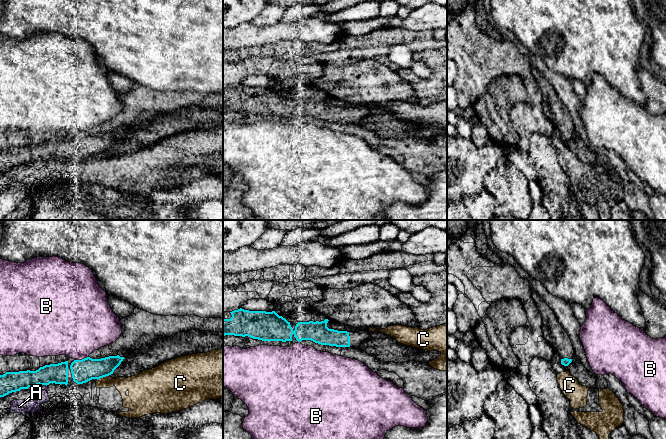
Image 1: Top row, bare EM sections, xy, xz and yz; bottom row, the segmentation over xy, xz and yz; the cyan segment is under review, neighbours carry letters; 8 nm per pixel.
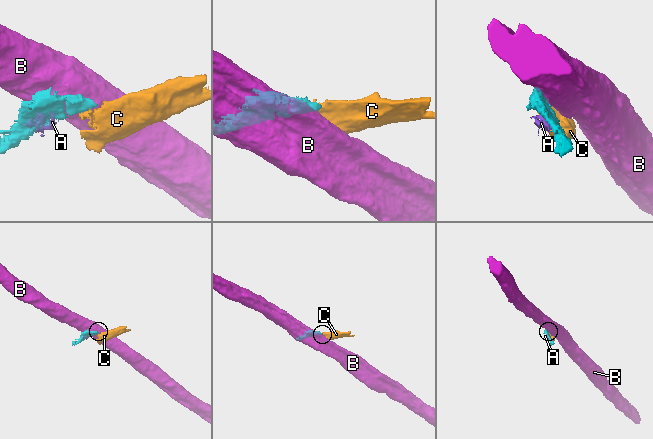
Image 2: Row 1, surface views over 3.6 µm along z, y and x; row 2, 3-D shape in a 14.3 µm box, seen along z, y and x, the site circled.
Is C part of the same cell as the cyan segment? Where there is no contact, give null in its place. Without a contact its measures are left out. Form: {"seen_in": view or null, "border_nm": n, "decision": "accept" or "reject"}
{"seen_in": "xy", "border_nm": 100, "decision": "reject"}

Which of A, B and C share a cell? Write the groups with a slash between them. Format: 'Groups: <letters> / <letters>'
Groups: A C / B

